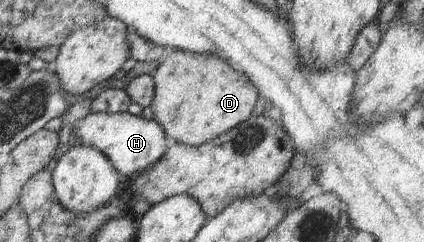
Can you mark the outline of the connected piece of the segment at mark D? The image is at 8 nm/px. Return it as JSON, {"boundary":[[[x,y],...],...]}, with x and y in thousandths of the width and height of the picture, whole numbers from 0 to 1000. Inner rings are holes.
{"boundary":[[[408,207],[361,298],[361,492],[417,591],[469,603],[575,508],[613,401],[608,368],[575,310],[542,285],[509,227],[462,227]]]}

